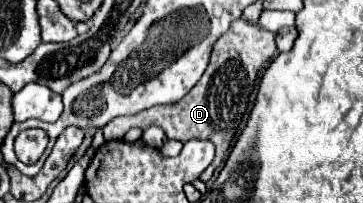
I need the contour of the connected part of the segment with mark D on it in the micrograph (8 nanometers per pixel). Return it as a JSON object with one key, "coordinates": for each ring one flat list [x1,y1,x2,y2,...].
{"coordinates":[[242,18,236,20,230,30,214,44,210,64,204,72,204,76,198,80,198,84,176,104,172,106,152,106,140,114,132,116,118,116,110,120,102,130,106,140,120,140,132,126,148,128,148,126,160,126,170,140,210,140,216,146,216,158,214,162,201,174,200,180,207,182,214,174,218,166,222,166,230,154,232,140,244,130,248,114,250,114,250,98,254,94,258,72,264,70,272,58,278,54,276,48,276,36,268,30,262,30,258,26,246,24]]}

